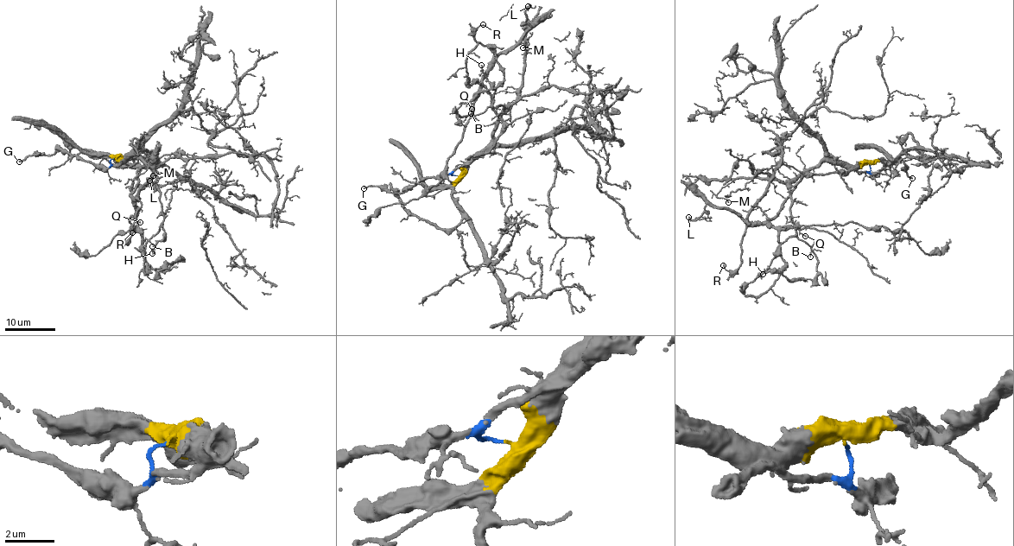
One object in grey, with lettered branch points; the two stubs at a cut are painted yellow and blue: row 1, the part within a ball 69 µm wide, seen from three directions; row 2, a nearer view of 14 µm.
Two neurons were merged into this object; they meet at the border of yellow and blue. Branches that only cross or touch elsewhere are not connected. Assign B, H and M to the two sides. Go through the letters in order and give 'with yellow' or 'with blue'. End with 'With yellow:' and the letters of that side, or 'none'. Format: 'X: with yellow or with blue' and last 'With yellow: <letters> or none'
B: with yellow
H: with yellow
M: with yellow
With yellow: B, H, M

